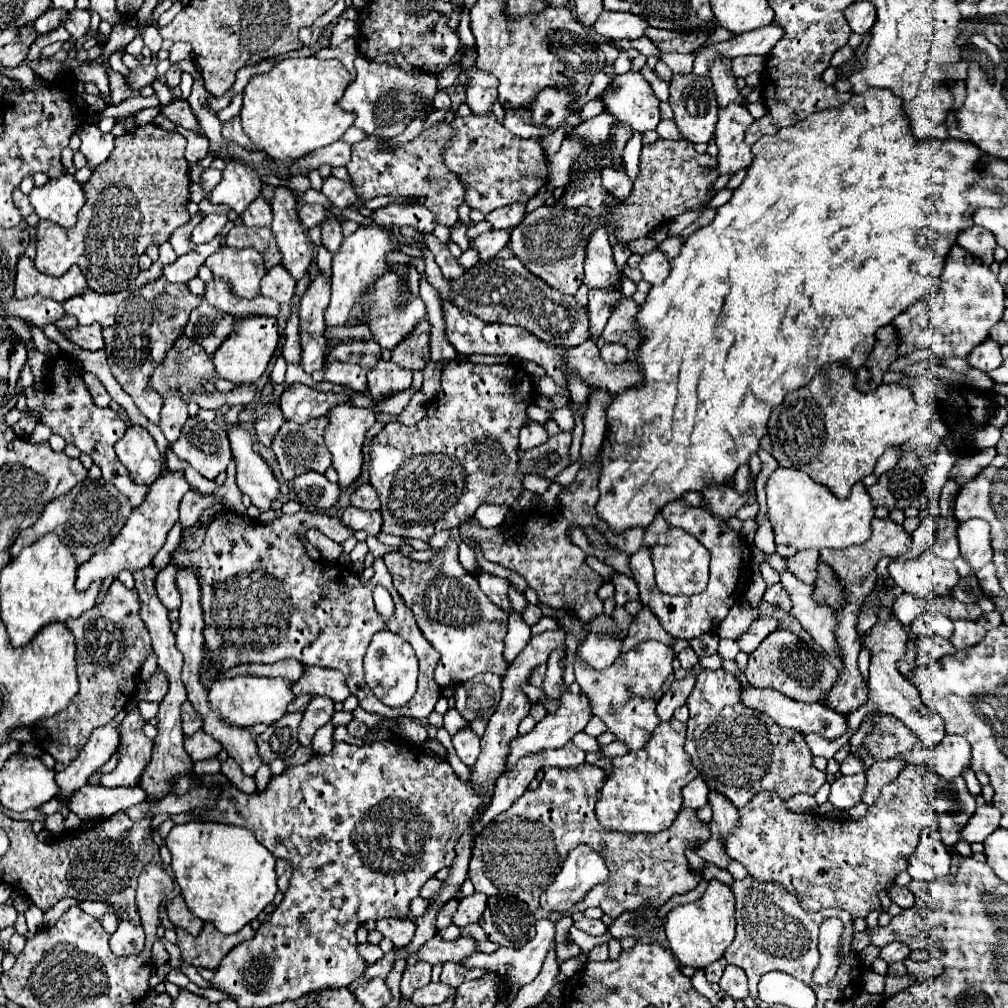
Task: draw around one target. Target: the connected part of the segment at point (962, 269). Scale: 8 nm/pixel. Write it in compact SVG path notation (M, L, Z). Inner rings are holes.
M954 245L946 261L940 289L934 295L918 299L900 317L892 321L900 337L898 355L908 355L918 347L930 349L936 357L968 357L968 353L988 339L988 331L1002 319L1004 313L1004 287L988 265L976 261L964 249Z

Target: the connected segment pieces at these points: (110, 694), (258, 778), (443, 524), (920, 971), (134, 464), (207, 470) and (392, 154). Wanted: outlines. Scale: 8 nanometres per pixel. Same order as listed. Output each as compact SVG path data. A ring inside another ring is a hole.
M118 579L112 581L100 605L84 611L78 619L66 621L66 627L76 637L80 689L64 713L38 721L34 727L36 743L42 751L56 759L56 771L64 769L76 757L76 753L80 753L84 741L88 741L92 735L92 729L108 725L108 721L112 721L120 709L126 709L128 703L134 701L142 663L152 653L152 639L148 637L148 629L140 619L138 593L136 589L126 589Z
M262 765L258 771L256 771L256 775L254 775L254 779L256 781L256 791L255 793L262 792L262 789L268 785L268 781L270 781L270 777L272 777L272 771L270 771L270 765Z
M450 361L442 373L438 407L430 405L426 417L414 427L388 423L370 441L368 473L370 485L380 497L382 533L426 541L442 529L452 529L468 521L482 503L512 507L524 489L522 475L516 471L518 431L528 423L526 407L534 401L534 395L536 385L520 363L472 365Z
M906 959L904 965L908 967L910 973L916 975L918 981L926 981L926 979L938 977L938 975L942 975L942 971L944 971L944 969L942 969L942 963L940 963L938 959L930 959L930 961L926 961L926 963L916 963L916 961L912 961L912 959Z
M128 427L126 435L114 445L114 449L120 463L126 465L132 481L136 481L138 485L152 485L158 479L162 471L160 451L156 447L156 441L144 427Z
M188 419L178 441L172 443L172 451L208 479L224 471L232 455L226 427L220 421L200 423L196 419Z
M438 121L432 127L422 129L414 141L392 149L384 147L384 139L374 135L354 143L352 159L346 169L356 195L364 201L378 195L426 197L426 207L436 215L436 221L452 227L458 221L458 207L464 203L464 185L456 181L456 173L448 173L448 169L444 169L444 157L440 157L440 153L444 153L444 145L448 145L448 137L452 137L452 125Z

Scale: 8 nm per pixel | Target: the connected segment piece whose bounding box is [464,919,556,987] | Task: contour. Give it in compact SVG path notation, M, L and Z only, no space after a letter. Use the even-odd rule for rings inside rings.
M544 919L540 921L540 925L536 925L536 937L528 941L522 949L500 947L490 955L476 953L464 965L498 973L500 977L522 987L534 981L536 975L540 973L540 967L546 959L546 953L550 951L550 943L554 941L554 937L556 937L554 921Z

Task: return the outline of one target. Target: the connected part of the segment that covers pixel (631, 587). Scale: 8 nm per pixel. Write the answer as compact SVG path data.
M614 573L608 581L610 581L610 583L614 585L614 589L616 589L616 593L614 593L614 601L616 601L616 605L624 605L626 601L634 601L634 599L638 599L636 583L634 583L630 577L620 575L620 573Z

